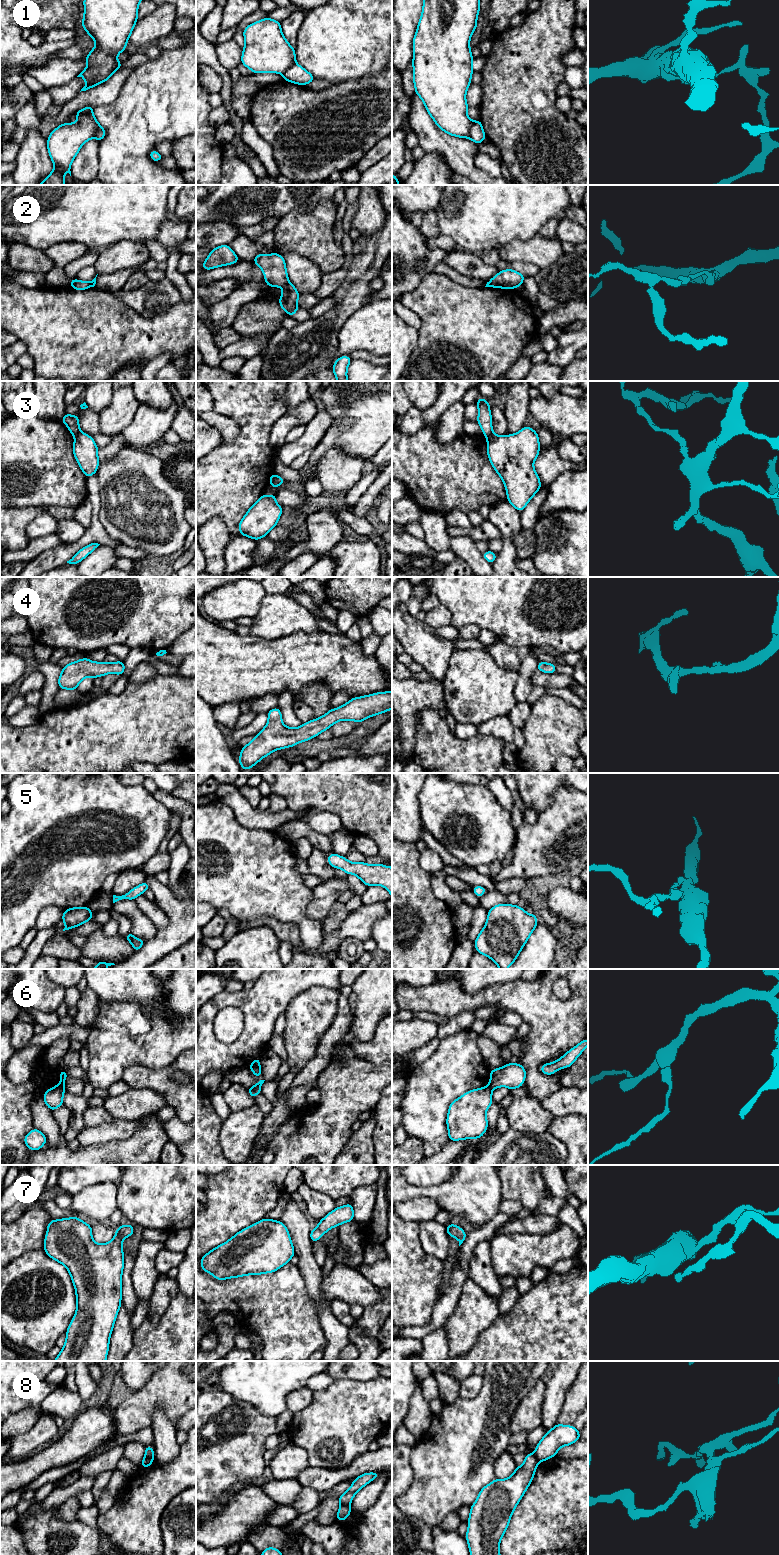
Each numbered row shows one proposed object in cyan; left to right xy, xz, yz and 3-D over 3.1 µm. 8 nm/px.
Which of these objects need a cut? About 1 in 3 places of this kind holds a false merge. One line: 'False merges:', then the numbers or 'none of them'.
False merges: 1, 2, 3, 6, 8

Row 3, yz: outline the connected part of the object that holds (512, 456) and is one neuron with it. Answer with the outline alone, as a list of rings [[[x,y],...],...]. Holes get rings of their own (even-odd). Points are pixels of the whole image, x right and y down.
[[[524,426],[515,434],[486,438],[487,456],[504,483],[508,502],[521,512],[541,488],[533,466],[540,451],[538,433]]]

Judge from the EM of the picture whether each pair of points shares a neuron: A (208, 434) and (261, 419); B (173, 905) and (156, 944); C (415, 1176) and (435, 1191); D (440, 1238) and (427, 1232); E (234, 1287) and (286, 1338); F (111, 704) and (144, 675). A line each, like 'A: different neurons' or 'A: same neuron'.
A: different neurons
B: same neuron
C: different neurons
D: same neuron
E: same neuron
F: different neurons

